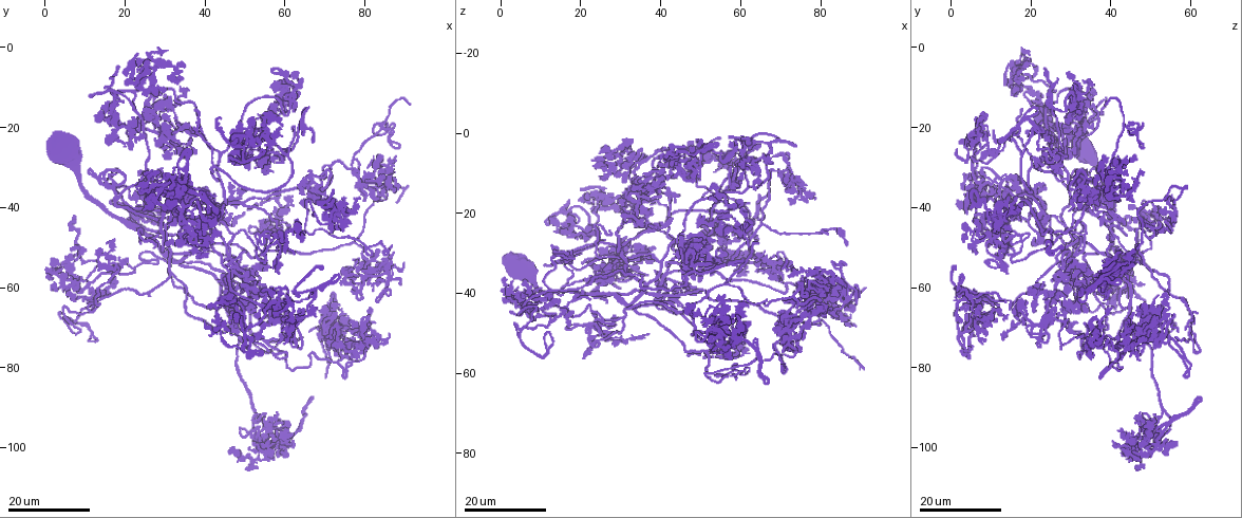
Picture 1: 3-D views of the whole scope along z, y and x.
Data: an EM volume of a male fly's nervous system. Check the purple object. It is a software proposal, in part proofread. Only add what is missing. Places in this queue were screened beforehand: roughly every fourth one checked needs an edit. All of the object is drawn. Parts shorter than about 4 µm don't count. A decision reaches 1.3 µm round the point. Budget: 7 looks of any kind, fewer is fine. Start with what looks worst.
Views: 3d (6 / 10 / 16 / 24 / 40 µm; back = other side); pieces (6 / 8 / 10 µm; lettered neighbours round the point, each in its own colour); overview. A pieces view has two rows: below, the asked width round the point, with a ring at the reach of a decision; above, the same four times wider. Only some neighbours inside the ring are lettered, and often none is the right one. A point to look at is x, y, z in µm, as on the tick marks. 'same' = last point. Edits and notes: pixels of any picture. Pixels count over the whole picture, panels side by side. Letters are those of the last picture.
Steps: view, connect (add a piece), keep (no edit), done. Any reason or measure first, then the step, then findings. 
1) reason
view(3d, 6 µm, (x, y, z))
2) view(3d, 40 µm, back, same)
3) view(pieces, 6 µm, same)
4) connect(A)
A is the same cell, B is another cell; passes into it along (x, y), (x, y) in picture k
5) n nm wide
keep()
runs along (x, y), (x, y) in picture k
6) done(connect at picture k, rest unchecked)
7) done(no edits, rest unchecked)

tapers out
view(3d, 16 µm, (91.5, 14.5, 39.0))

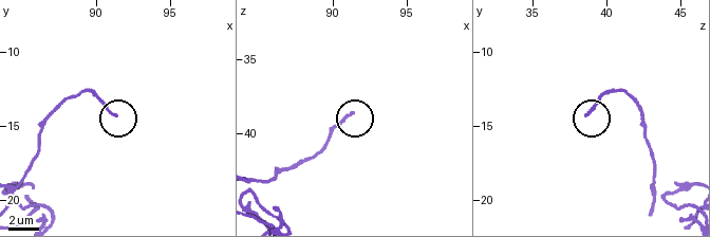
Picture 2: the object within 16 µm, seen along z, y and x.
what lies round it
view(pieces, 6 µm, (91.2, 14.4, 38.6))

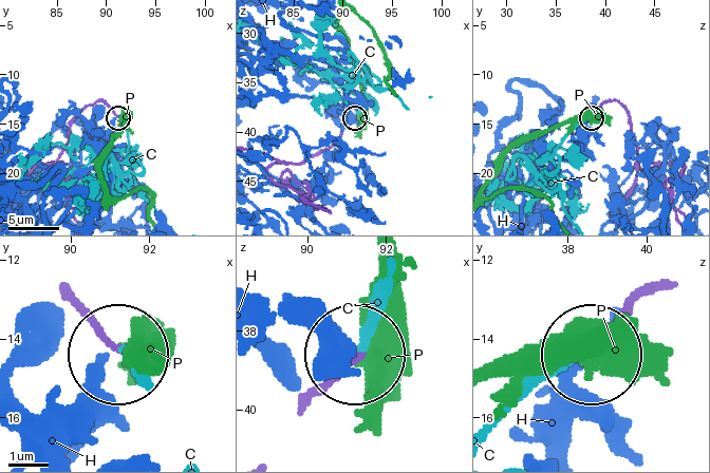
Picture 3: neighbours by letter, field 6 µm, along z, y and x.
connect(C)
C is the same cell, H and P are other cells; the neuron continues

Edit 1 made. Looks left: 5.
branch stops here
view(3d, 16 µm, (89.5, 54.0, 40.5))

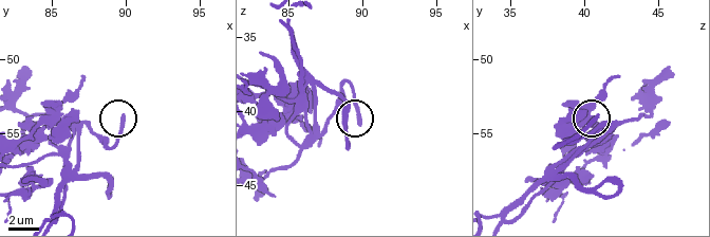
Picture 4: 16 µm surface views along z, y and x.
view(pieces, 8 µm, (90.0, 54.0, 40.8))

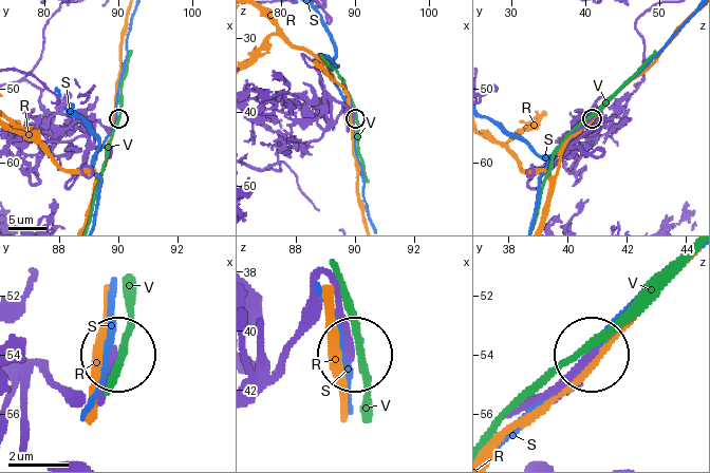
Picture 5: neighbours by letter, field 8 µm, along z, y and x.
keep()
R, S and V are other cells; runs along (98, 400), (111, 357) in picture 5; none of them fits

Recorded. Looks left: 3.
branch stops here
view(3d, 16 µm, (91.0, 34.5, 59.0))

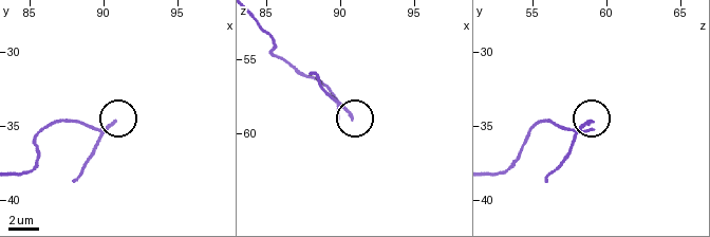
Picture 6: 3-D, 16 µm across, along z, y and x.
see the neighbours
view(pieces, 10 µm, (90.6, 34.8, 59.0))

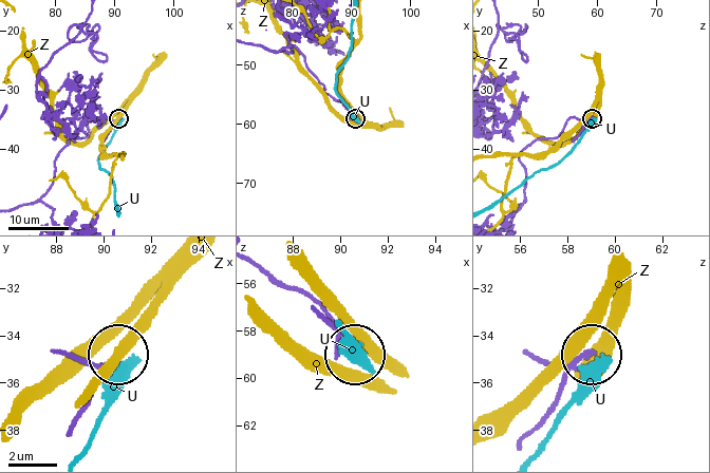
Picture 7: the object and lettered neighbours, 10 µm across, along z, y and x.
keep()
U and Z are other cells; runs along (519, 159), (536, 140), (557, 136), (570, 119), (590, 118) in picture 7; none of them fits

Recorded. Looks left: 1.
done(connect at picture 3, rest unchecked)

